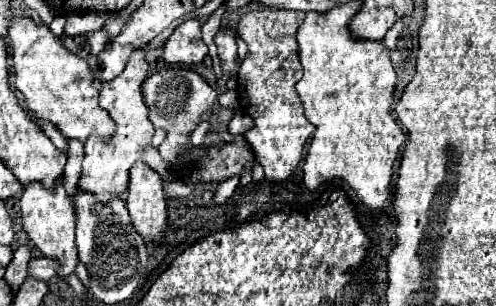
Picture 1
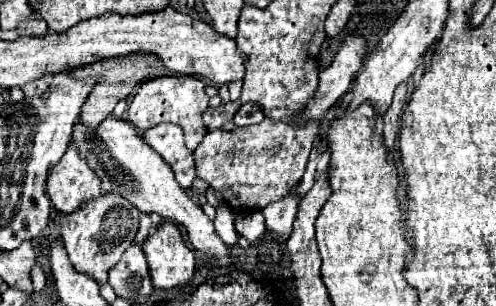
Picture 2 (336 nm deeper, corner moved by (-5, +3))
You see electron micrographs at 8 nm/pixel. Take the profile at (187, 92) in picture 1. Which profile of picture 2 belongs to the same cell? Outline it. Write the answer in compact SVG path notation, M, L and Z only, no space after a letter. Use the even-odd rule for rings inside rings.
M163 75L163 77L151 79L151 81L145 81L137 89L137 93L127 109L127 119L141 131L151 129L161 121L175 123L185 133L187 149L195 151L207 133L207 127L203 125L203 119L201 119L201 115L207 107L209 107L209 97L205 93L203 81L199 81L197 77L187 77L187 75Z

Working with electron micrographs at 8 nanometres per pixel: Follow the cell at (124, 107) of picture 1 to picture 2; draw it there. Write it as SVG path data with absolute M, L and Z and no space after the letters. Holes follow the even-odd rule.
M107 193L61 219L61 241L67 249L71 265L79 273L85 273L99 285L105 285L111 265L115 265L121 259L123 251L127 251L127 247L135 239L137 227L139 211L121 195Z

